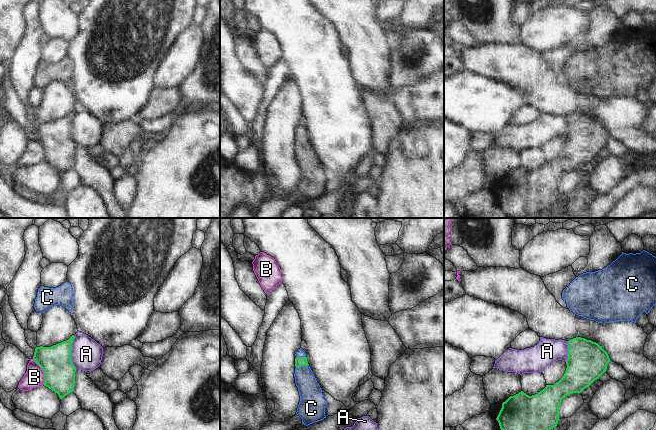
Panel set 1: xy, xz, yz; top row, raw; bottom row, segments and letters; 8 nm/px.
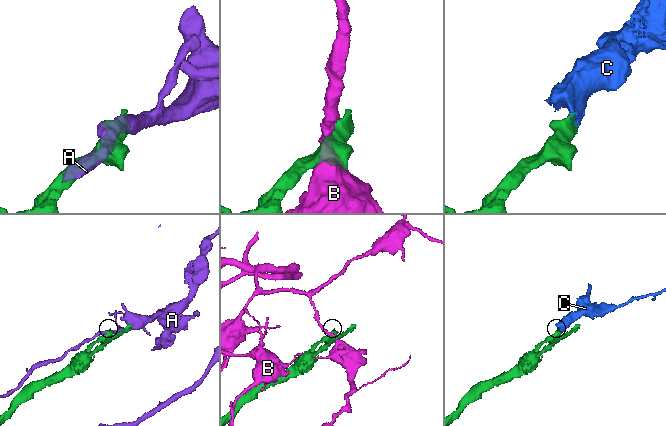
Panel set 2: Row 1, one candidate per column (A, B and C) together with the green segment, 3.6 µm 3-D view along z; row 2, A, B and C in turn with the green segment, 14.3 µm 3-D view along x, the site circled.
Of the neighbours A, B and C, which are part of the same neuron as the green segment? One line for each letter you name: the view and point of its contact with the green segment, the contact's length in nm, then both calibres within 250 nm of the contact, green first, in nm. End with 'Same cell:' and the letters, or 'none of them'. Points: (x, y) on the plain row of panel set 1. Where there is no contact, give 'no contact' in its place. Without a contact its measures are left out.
C: xz (302, 141) | 110 nm | 80/180 nm
Same cell: C

